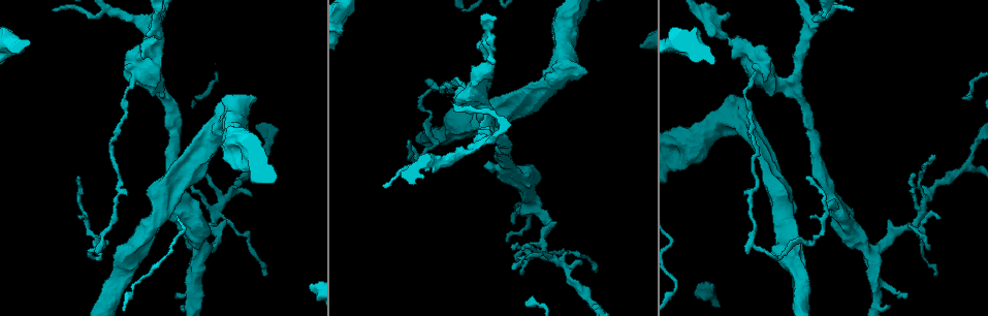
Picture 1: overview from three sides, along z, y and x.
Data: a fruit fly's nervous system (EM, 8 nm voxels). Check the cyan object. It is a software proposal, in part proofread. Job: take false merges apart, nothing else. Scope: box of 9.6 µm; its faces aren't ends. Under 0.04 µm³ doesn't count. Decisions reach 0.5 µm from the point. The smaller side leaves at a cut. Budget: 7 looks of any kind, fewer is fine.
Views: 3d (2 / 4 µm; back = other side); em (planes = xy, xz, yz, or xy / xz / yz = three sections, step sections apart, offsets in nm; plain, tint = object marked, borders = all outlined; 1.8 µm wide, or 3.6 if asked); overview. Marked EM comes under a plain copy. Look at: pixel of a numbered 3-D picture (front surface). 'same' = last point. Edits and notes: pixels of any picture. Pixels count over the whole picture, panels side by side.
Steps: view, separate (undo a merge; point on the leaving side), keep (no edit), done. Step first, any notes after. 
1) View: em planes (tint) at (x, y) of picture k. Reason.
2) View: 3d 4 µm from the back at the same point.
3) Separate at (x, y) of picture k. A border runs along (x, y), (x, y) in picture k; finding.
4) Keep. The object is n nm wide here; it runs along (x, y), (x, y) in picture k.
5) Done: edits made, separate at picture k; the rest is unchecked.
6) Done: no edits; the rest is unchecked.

View: em 3.6 µm xz step 8 (tint) at (149, 65) of picture 1. Three-way junction.

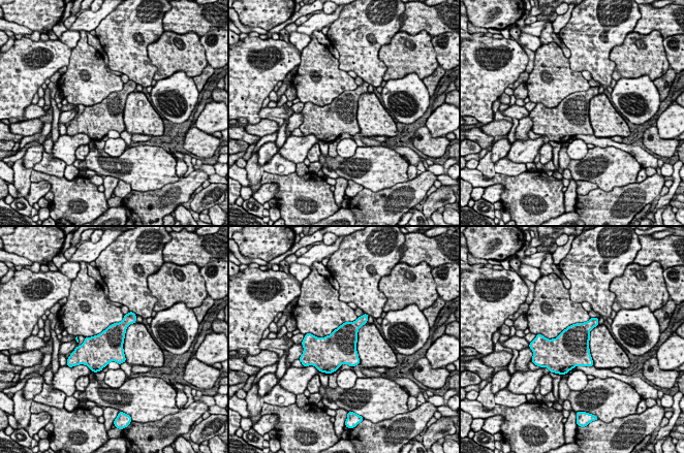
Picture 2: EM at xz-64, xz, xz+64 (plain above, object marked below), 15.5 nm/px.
View: em 3.6 µm planes (tint) at the same point. Cut it another way.

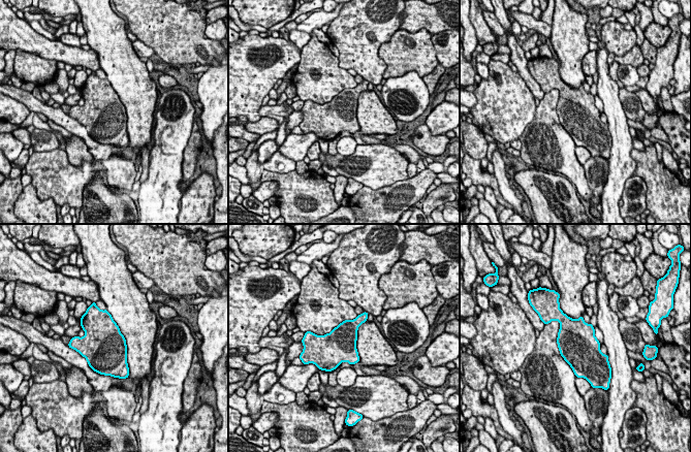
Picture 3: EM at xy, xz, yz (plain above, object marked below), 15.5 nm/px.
Keep. One neuron here.

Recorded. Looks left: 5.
View: em xz step 8 (tint) at (965, 167) of picture 1. Three-way junction.

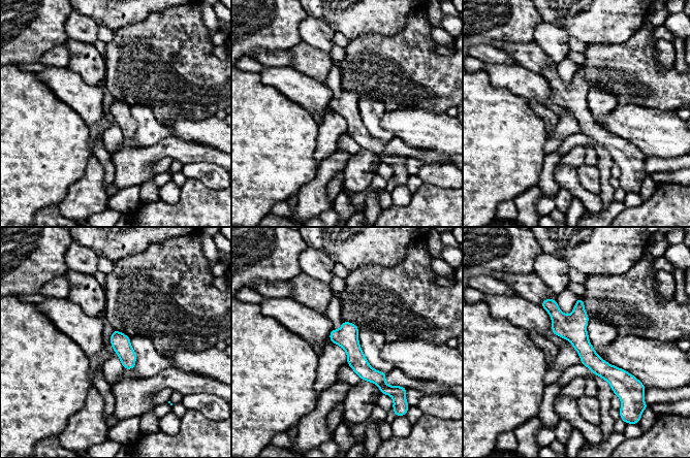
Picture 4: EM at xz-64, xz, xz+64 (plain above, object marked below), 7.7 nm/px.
View: em planes (borders) at the same point.

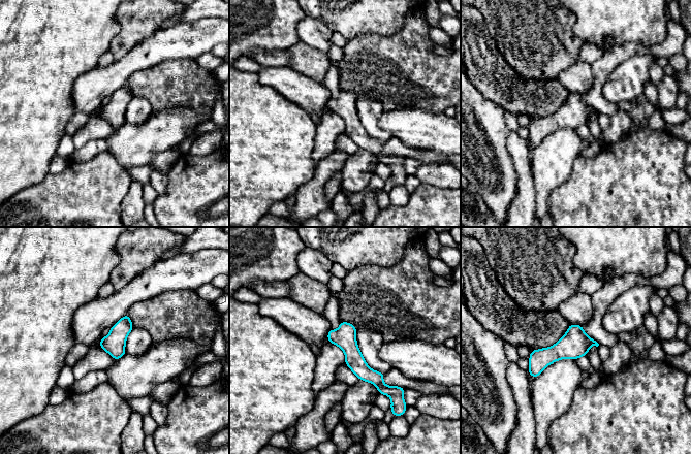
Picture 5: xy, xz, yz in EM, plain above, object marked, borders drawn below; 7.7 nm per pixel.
Keep. The object is 180 nm wide here; it runs along (342, 324), (353, 358), (384, 390) in picture 5; continuous, no second neuron.

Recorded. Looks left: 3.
View: em planes (tint) at (776, 183) of picture 1. A fork.

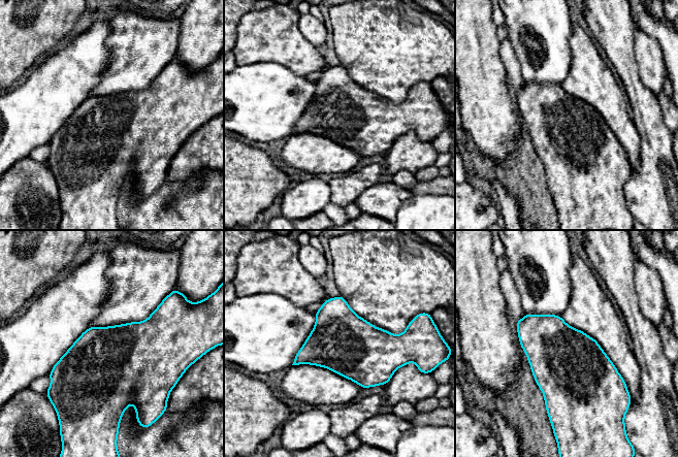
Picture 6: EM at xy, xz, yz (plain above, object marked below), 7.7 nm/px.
Keep. The object is 480 nm wide here; one neuron here.

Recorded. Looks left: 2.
Done: no edits; the rest is unchecked.

